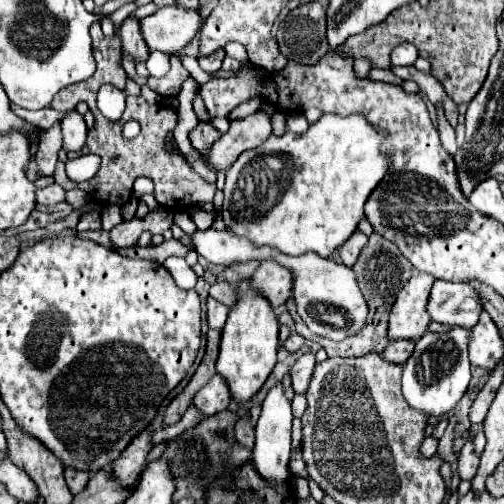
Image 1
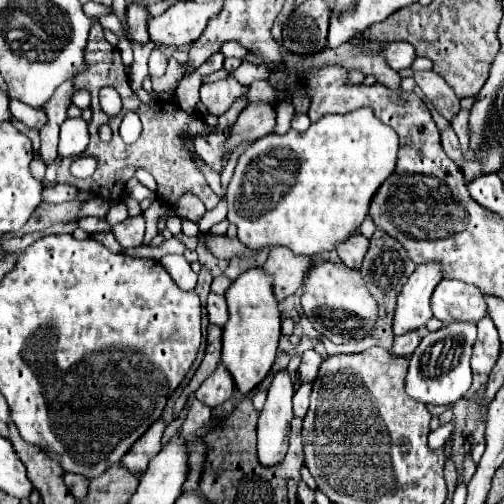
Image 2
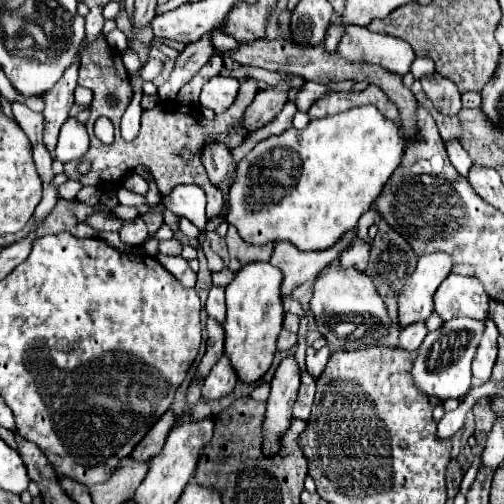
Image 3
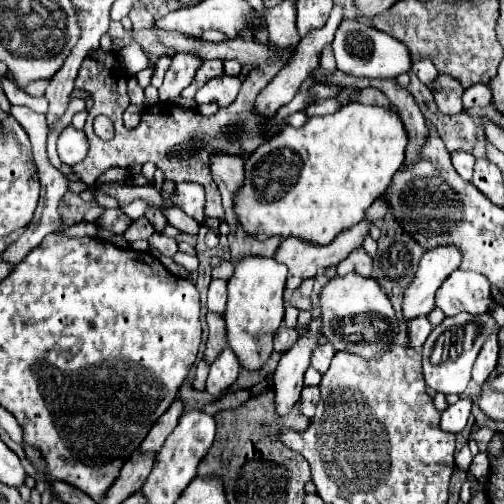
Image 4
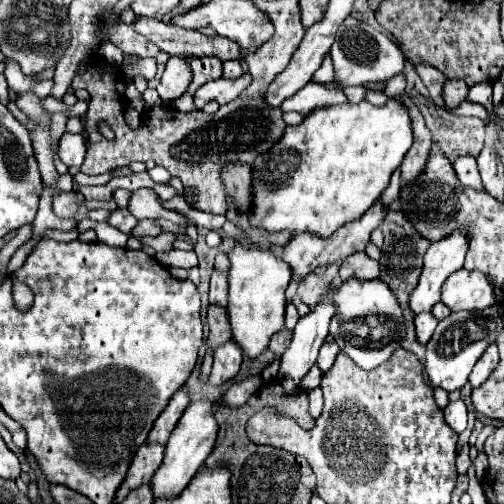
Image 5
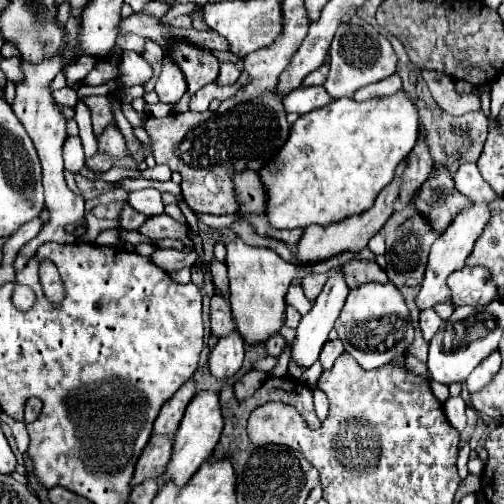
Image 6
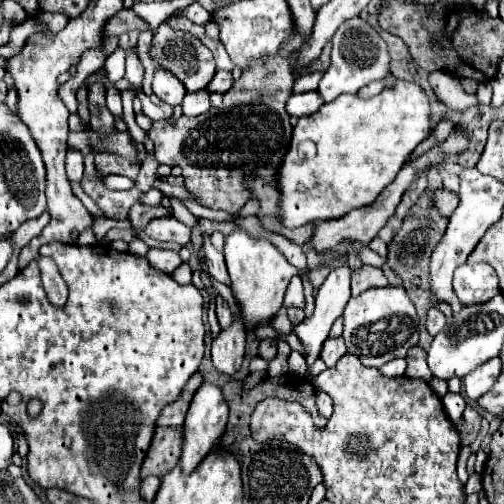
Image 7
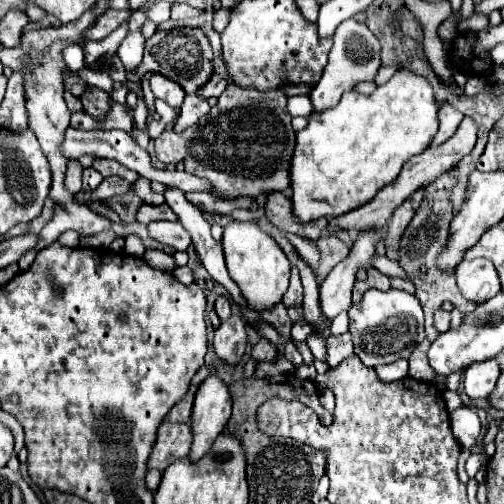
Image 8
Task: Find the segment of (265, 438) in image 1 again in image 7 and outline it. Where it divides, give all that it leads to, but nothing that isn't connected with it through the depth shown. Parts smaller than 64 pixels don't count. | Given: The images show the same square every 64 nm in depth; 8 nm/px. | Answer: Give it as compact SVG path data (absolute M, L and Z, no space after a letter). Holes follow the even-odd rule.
M334 268L316 294L316 308L312 316L304 318L294 330L302 342L307 373L320 354L324 340L338 316L342 316L350 298L350 268Z

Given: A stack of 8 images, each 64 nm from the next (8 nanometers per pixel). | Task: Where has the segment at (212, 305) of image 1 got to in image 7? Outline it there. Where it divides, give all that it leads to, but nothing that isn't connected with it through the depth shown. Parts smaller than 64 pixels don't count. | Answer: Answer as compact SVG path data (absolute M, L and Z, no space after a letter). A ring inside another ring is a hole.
M204 238L204 252L206 252L206 264L208 264L210 276L222 284L230 284L230 276L228 276L226 264L224 264L224 256L210 244L210 238Z

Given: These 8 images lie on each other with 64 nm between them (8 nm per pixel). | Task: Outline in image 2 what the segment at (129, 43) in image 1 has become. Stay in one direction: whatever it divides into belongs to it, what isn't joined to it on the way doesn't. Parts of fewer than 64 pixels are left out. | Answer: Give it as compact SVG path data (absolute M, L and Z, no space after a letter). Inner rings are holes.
M132 4L132 6L128 8L128 14L126 14L126 26L128 26L130 42L138 42L138 44L146 44L146 42L148 42L146 20L148 20L148 12L146 12L144 6Z

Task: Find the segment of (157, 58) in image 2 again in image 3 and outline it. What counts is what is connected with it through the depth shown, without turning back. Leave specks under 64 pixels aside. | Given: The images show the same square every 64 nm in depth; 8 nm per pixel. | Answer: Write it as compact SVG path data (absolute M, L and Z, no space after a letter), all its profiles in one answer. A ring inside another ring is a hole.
M150 58L148 60L148 64L142 68L142 80L146 82L146 80L154 80L160 72L162 72L162 68L164 68L164 62L162 60L156 60L156 58Z

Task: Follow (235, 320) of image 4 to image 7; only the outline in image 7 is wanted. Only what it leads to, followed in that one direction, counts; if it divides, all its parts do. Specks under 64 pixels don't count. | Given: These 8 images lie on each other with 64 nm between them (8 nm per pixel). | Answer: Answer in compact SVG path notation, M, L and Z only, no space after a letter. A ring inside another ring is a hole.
M236 228L226 238L224 258L226 258L226 266L230 272L230 280L232 280L230 288L232 288L236 302L240 304L240 318L246 330L254 330L260 324L268 324L278 314L278 310L282 308L284 292L292 276L301 276L304 272L309 273L323 267L316 251L309 243L303 244L302 247L305 247L307 256L307 266L303 270L294 268L268 240L254 240L242 228ZM366 246L366 248L362 248L362 250L358 252L358 258L360 258L364 264L372 264L372 266L378 266L378 268L386 262L386 258L378 256L378 254L376 254L376 252L372 252L368 246Z

